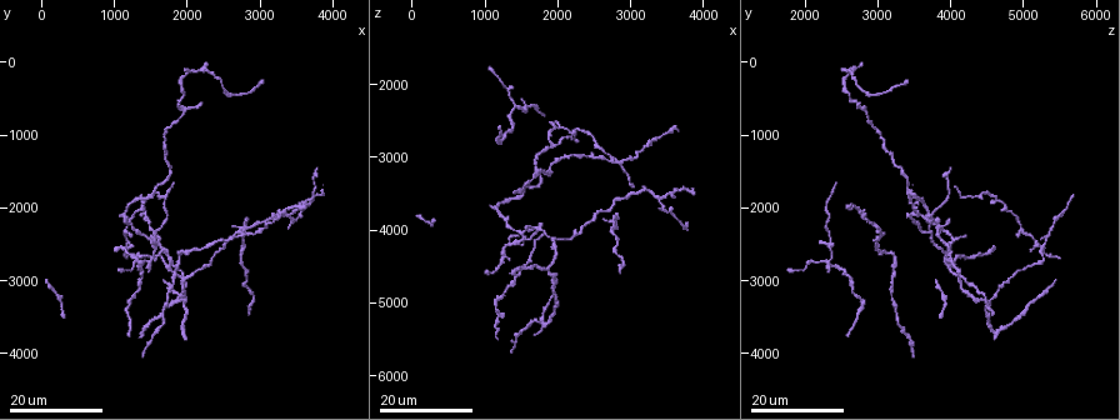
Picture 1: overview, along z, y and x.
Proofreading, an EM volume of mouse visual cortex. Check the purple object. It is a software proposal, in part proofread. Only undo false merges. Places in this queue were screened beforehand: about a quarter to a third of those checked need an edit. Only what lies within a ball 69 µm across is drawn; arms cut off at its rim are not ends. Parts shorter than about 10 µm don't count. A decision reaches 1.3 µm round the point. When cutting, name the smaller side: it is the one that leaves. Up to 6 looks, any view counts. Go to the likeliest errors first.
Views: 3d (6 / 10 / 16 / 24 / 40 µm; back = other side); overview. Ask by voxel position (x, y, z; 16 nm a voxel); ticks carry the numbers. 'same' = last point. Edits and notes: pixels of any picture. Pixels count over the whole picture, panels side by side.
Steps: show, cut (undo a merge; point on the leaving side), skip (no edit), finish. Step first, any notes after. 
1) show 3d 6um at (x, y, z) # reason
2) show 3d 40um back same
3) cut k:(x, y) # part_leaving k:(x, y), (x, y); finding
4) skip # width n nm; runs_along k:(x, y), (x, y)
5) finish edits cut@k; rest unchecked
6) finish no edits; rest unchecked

show 3d 24um at (3100, 2250, 3050)

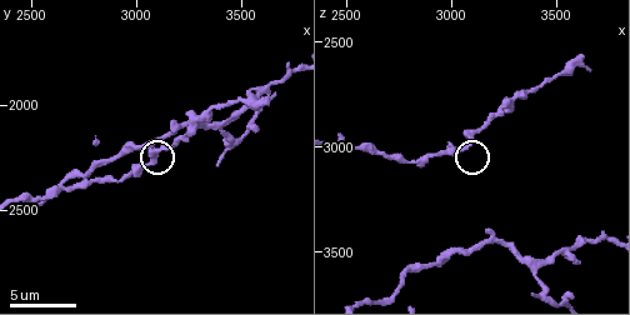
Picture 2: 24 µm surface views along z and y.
show 3d 10um at (3080, 2280, 3010)

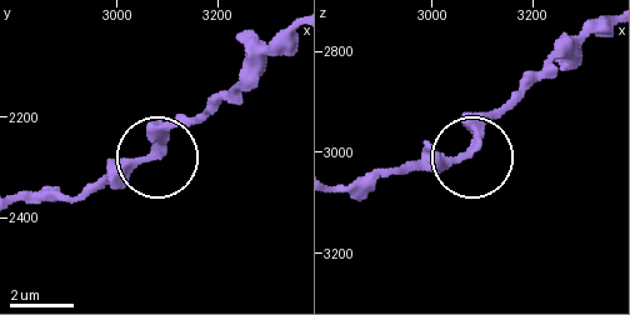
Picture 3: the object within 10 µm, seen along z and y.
skip # width 280 nm; continuous, no second neuron

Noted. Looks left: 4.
show 3d 24um at (1750, 2800, 3950) # small branch off a trunk

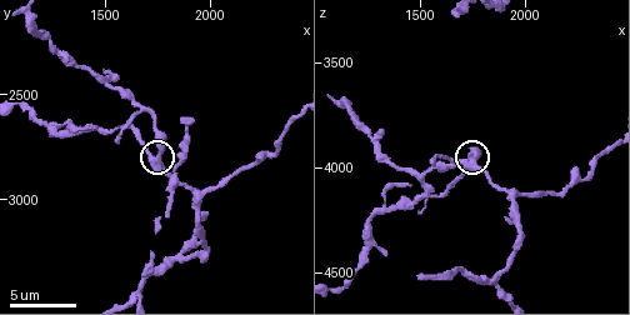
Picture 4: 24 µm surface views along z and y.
show 3d 10um at (1750, 2800, 3980)

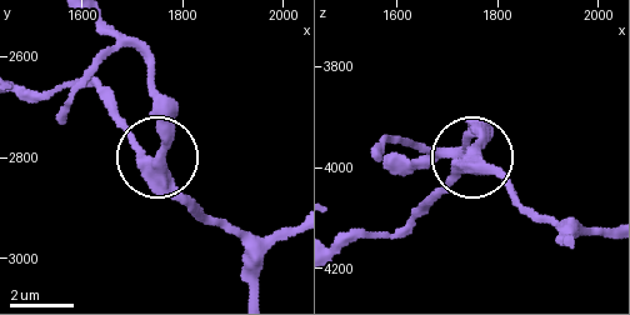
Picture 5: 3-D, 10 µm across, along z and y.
skip # side_arm 35 um; all the same neuron

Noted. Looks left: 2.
show 3d 24um at (1550, 2400, 5350) # side arm on a straight run

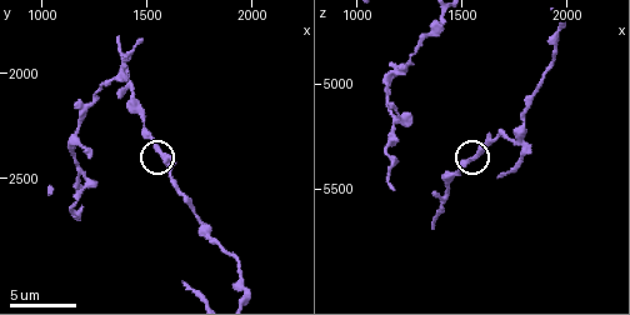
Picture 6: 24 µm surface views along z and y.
show 3d 10um at (1580, 2420, 5310) # closer look

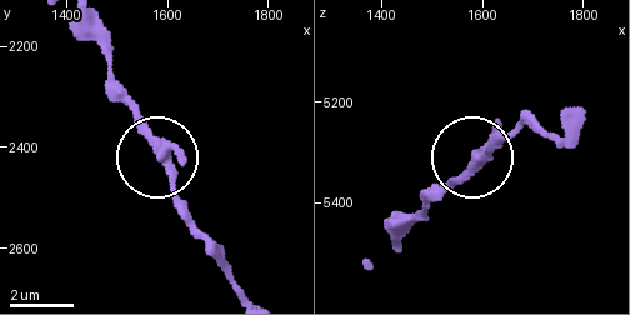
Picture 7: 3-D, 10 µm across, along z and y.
skip # runs_along 7:(243, 288), (119, 98); all the same neuron

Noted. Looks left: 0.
finish no edits; rest unchecked

